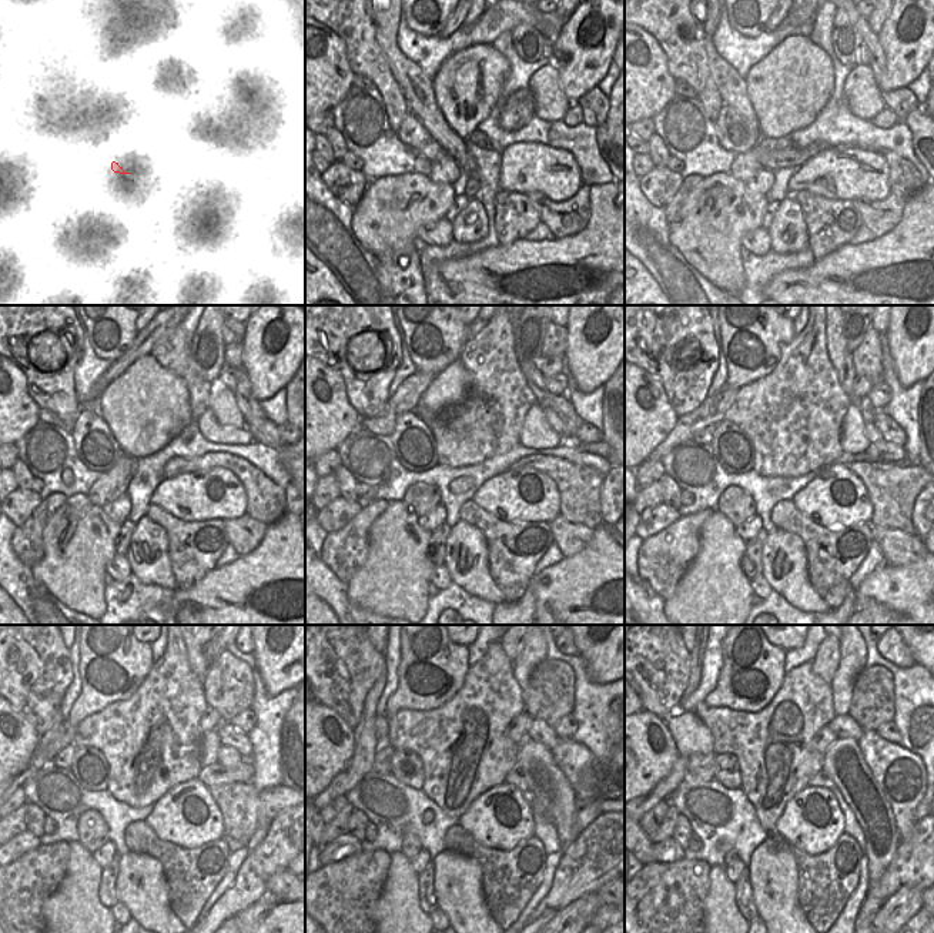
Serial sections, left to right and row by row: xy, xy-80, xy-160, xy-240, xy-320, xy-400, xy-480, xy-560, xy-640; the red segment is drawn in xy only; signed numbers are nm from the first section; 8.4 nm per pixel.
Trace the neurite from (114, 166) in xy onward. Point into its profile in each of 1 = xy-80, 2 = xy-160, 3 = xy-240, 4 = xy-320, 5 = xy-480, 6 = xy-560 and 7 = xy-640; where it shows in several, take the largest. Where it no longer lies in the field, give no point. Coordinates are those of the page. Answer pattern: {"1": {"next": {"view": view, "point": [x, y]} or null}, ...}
{"1": {"next": {"view": "xy-80", "point": [438, 176]}}, "2": {"next": {"view": "xy-160", "point": [760, 184]}}, "3": {"next": {"view": "xy-240", "point": [119, 510]}}, "4": {"next": {"view": "xy-320", "point": [437, 517]}}, "5": {"next": {"view": "xy-480", "point": [104, 855]}}, "6": {"next": {"view": "xy-560", "point": [419, 862]}}, "7": {"next": {"view": "xy-640", "point": [733, 872]}}}

